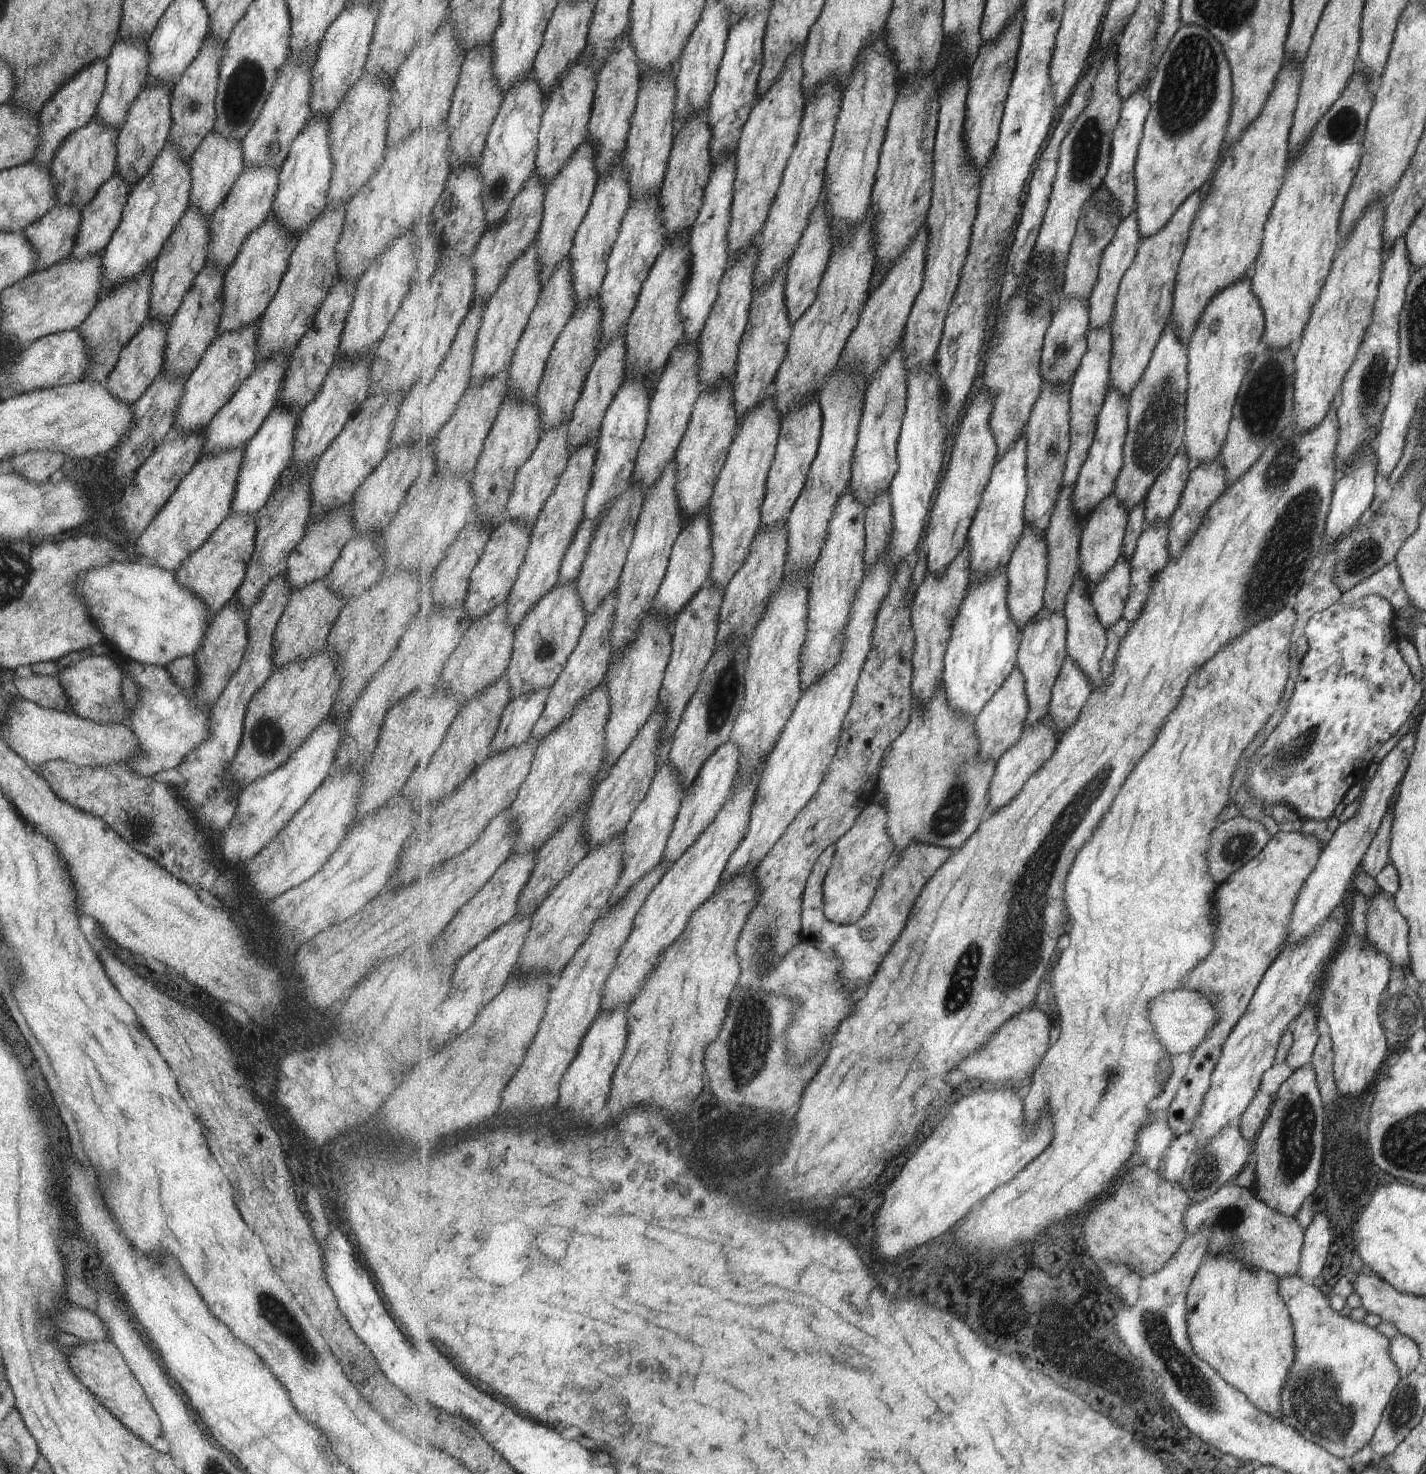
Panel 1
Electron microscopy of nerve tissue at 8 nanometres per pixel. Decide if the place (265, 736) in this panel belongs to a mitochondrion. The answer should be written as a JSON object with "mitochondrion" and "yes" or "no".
{"mitochondrion":"yes"}

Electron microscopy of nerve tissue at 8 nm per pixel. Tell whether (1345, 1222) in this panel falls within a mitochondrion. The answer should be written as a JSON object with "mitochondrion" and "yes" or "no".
{"mitochondrion":"no"}

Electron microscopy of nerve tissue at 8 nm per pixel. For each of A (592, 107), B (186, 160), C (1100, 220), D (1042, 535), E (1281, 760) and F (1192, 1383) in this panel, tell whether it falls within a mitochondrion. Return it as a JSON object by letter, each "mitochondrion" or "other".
{"A":"other","B":"other","C":"mitochondrion","D":"other","E":"mitochondrion","F":"mitochondrion"}

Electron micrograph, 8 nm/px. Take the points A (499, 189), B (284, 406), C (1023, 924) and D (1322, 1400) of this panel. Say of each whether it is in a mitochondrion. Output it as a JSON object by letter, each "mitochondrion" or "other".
{"A":"mitochondrion","B":"other","C":"mitochondrion","D":"mitochondrion"}

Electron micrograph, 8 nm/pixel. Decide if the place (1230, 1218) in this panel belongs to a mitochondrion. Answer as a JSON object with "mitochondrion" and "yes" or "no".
{"mitochondrion":"yes"}

